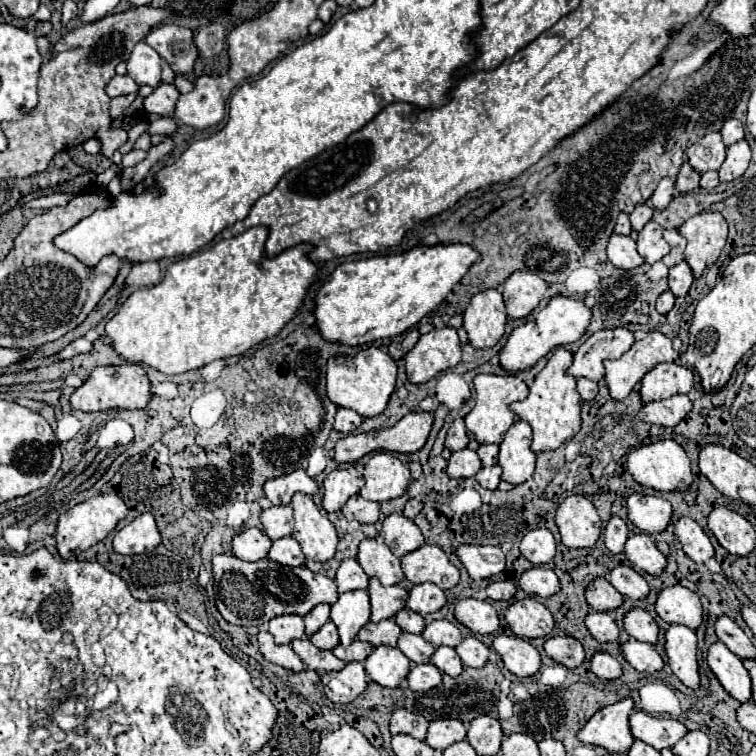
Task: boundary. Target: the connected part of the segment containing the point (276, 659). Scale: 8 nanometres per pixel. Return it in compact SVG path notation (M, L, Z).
M259 631L257 637L259 637L259 651L263 653L263 657L267 661L277 663L277 665L291 669L291 671L303 669L303 661L299 659L299 655L289 645L277 645L269 631Z

